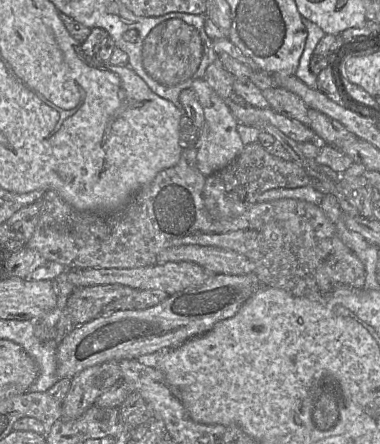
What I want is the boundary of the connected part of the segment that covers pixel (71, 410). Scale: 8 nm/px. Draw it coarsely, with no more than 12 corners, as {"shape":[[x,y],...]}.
{"shape":[[119,361],[72,378],[62,416],[77,419],[122,381]]}

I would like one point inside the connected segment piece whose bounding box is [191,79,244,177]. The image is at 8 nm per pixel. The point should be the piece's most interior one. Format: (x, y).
(219, 143)

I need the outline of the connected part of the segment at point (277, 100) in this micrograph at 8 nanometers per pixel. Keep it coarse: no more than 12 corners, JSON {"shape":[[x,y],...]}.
{"shape":[[282,87],[262,94],[275,112],[310,127],[309,107]]}

